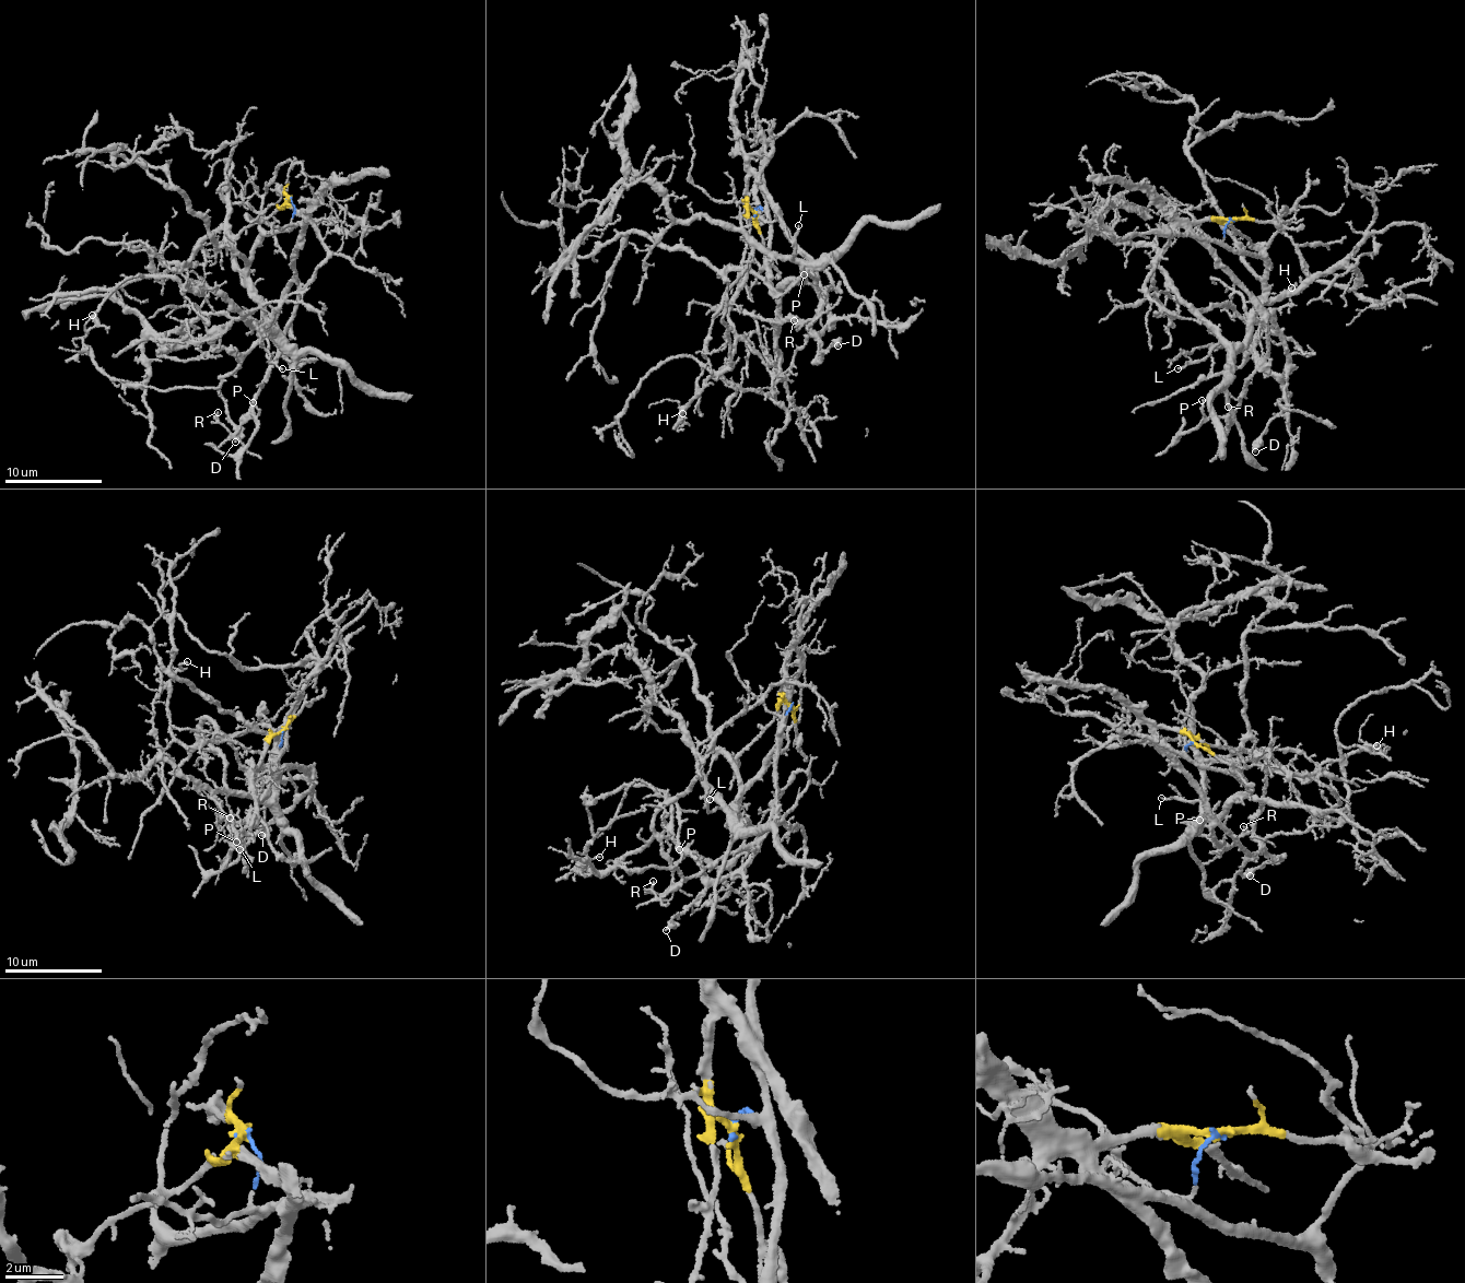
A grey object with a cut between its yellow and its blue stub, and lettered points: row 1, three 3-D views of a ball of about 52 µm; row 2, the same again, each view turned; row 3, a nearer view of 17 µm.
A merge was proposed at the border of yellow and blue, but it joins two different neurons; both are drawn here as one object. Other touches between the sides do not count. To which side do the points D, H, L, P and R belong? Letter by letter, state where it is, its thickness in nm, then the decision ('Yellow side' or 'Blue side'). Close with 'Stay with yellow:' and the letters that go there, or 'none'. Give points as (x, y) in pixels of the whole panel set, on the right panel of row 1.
D: Place: (1255, 451). Thickness 360 nm. Yellow side
H: Place: (1291, 287). Thickness 120 nm. Blue side
L: Place: (1178, 368). Thickness 160 nm. Blue side
P: Place: (1202, 400). Thickness 130 nm. Yellow side
R: Place: (1228, 407). Thickness 90 nm. Yellow side
Stay with yellow: D, P, R

